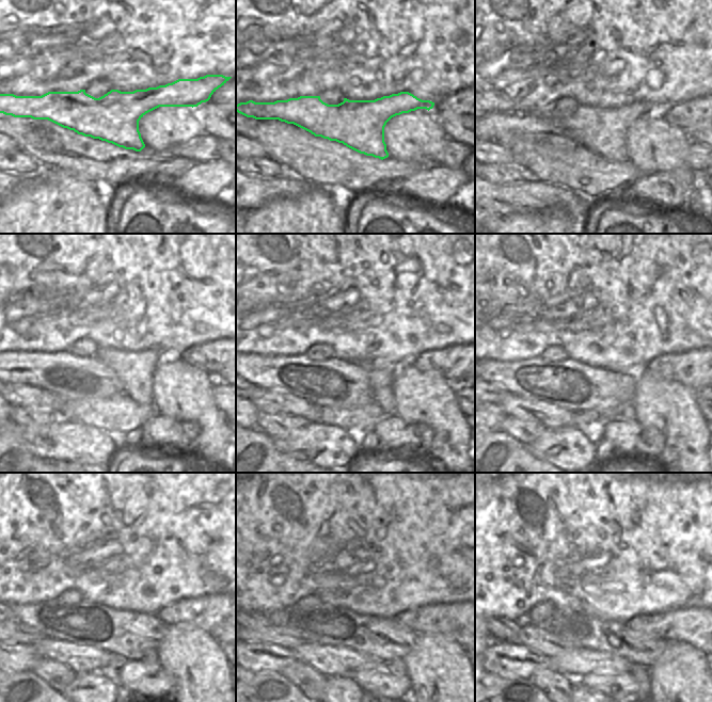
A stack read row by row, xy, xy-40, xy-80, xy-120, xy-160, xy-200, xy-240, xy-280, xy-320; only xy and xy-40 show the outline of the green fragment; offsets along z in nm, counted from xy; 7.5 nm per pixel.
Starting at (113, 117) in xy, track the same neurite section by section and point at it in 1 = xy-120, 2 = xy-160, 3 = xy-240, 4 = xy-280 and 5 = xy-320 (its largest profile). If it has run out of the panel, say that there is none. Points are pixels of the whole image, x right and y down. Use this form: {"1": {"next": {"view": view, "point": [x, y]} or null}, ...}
{"1": {"next": {"view": "xy-120", "point": [136, 370]}}, "2": {"next": {"view": "xy-160", "point": [381, 372]}}, "3": {"next": {"view": "xy-240", "point": [152, 656]}}, "4": {"next": {"view": "xy-280", "point": [397, 668]}}, "5": {"next": {"view": "xy-320", "point": [641, 673]}}}

